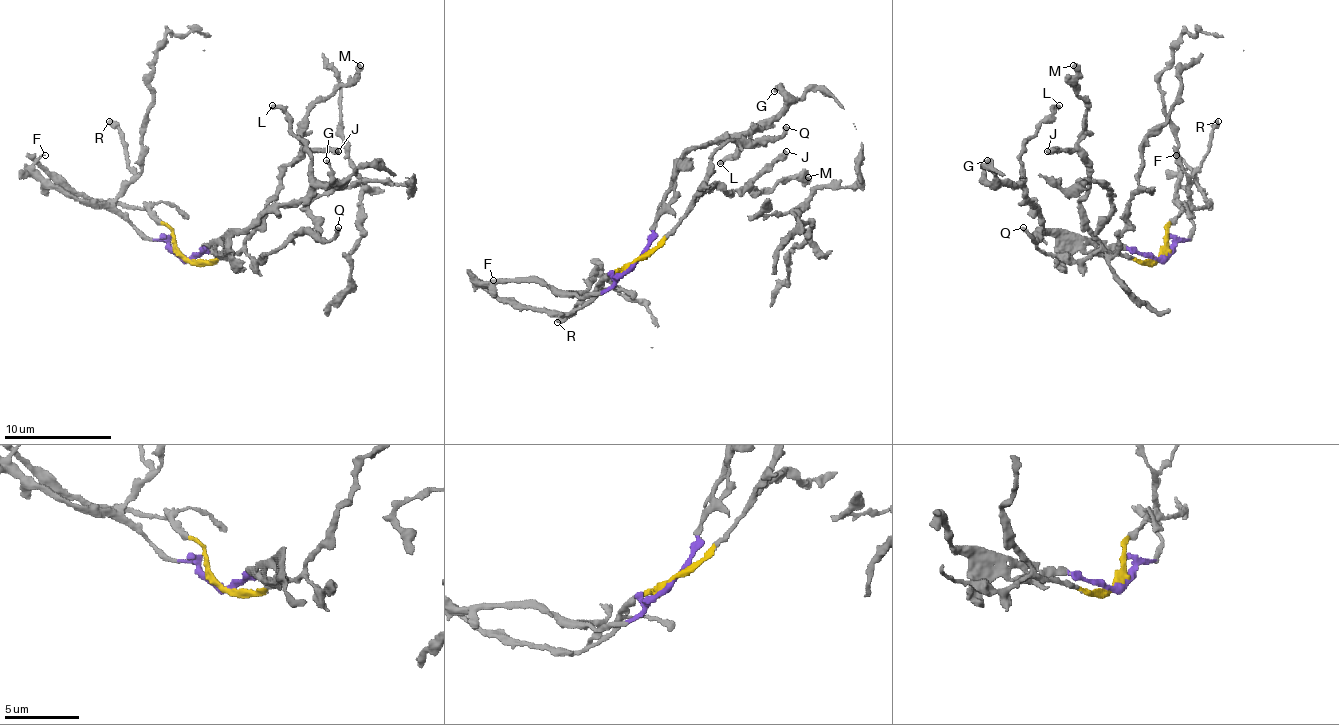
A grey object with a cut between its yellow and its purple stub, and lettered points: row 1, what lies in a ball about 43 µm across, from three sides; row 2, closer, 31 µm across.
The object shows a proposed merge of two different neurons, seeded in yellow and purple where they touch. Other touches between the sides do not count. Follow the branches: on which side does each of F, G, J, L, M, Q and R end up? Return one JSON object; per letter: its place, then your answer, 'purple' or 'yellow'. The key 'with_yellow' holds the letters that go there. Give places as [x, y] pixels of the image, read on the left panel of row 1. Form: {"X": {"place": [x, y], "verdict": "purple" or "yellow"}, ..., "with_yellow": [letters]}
{"F": {"place": [45, 155], "verdict": "purple"}, "G": {"place": [326, 160], "verdict": "purple"}, "J": {"place": [338, 151], "verdict": "yellow"}, "L": {"place": [272, 105], "verdict": "purple"}, "M": {"place": [360, 65], "verdict": "yellow"}, "Q": {"place": [338, 227], "verdict": "yellow"}, "R": {"place": [109, 121], "verdict": "purple"}, "with_yellow": ["J", "M", "Q"]}

